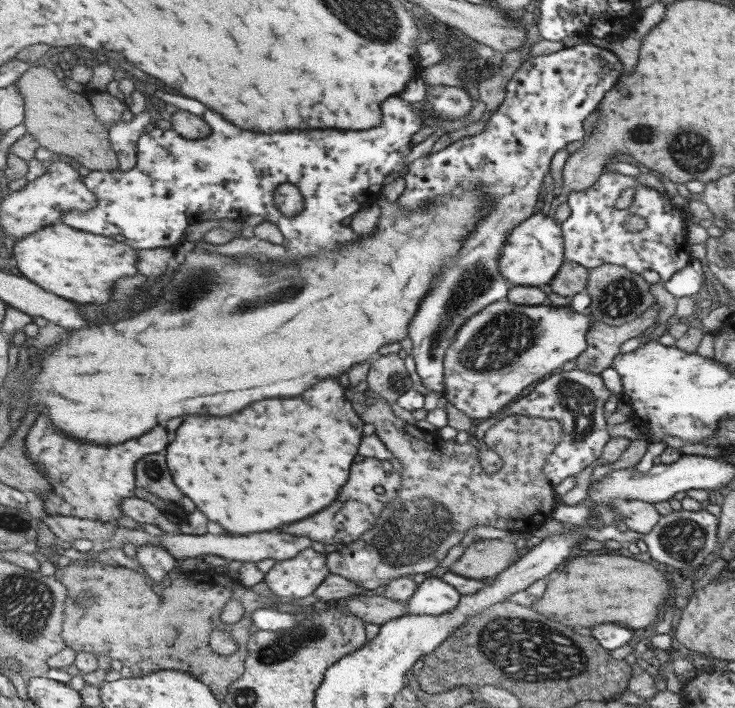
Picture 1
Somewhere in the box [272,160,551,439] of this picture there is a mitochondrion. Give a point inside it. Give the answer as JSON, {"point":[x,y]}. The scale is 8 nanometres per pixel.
{"point":[499,342]}

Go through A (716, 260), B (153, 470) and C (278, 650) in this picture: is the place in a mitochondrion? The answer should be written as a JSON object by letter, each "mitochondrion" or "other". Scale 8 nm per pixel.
{"A":"other","B":"mitochondrion","C":"mitochondrion"}

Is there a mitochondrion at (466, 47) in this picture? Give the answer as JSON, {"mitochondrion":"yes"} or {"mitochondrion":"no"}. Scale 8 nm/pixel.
{"mitochondrion":"no"}

